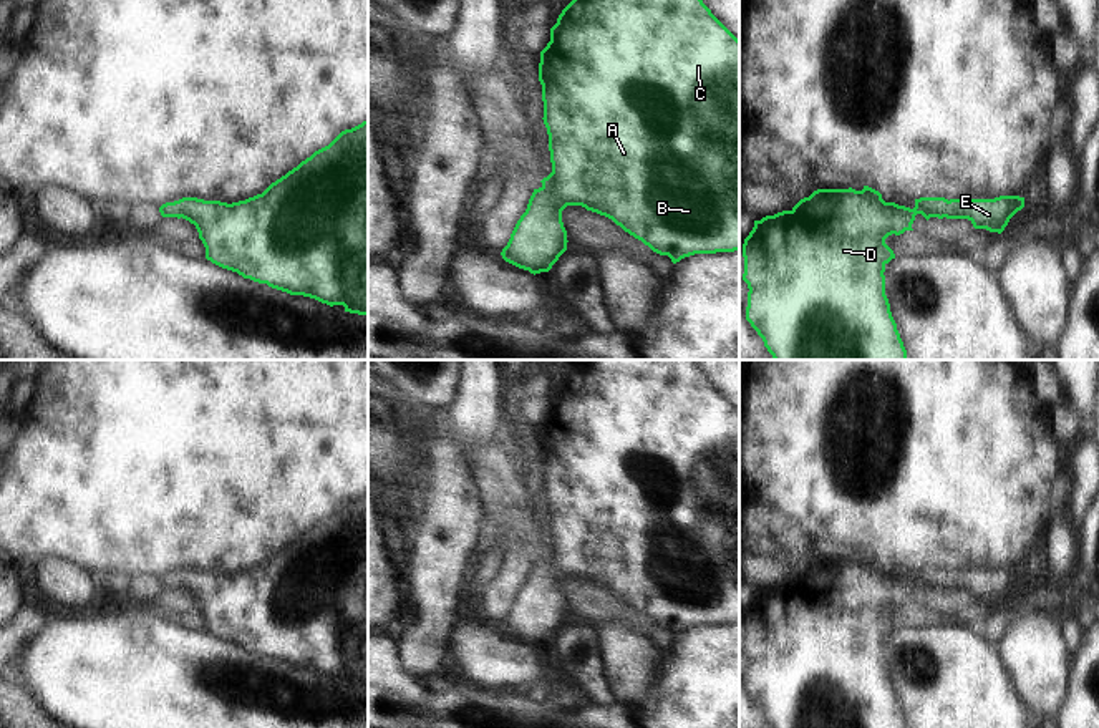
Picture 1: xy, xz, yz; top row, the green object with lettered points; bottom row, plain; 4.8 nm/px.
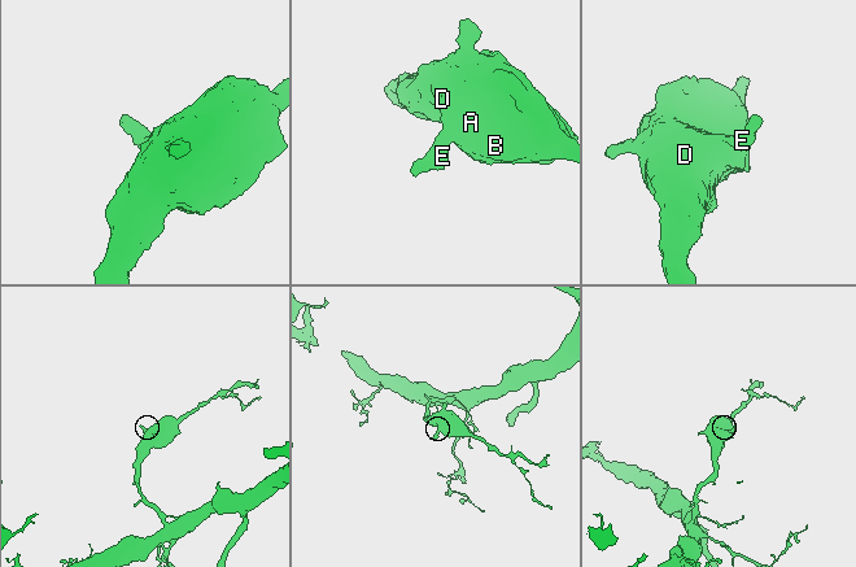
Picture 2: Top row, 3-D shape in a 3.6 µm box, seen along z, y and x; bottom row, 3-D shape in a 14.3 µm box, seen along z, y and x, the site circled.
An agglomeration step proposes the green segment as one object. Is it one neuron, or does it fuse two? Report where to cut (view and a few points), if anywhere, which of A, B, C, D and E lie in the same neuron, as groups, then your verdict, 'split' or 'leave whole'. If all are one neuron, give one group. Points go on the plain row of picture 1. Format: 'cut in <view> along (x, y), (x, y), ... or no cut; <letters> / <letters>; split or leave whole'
no cut; A B C D E; leave whole

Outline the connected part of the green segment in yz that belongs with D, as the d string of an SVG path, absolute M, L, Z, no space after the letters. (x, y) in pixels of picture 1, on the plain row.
M869 557L862 562L817 561L791 582L754 592L743 615L748 655L746 692L772 728L907 728L885 667L885 637L895 630L885 615L892 605L913 602L917 585L927 592L968 590L975 600L1001 605L1024 579L1024 569L920 569L915 579L885 574Z

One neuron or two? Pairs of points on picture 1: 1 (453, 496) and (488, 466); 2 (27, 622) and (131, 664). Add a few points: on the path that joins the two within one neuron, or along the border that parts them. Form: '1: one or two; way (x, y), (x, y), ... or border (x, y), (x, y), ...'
1: two; border (474, 441), (464, 450), (463, 460), (476, 493)
2: two; border (50, 619), (22, 645), (19, 660)

